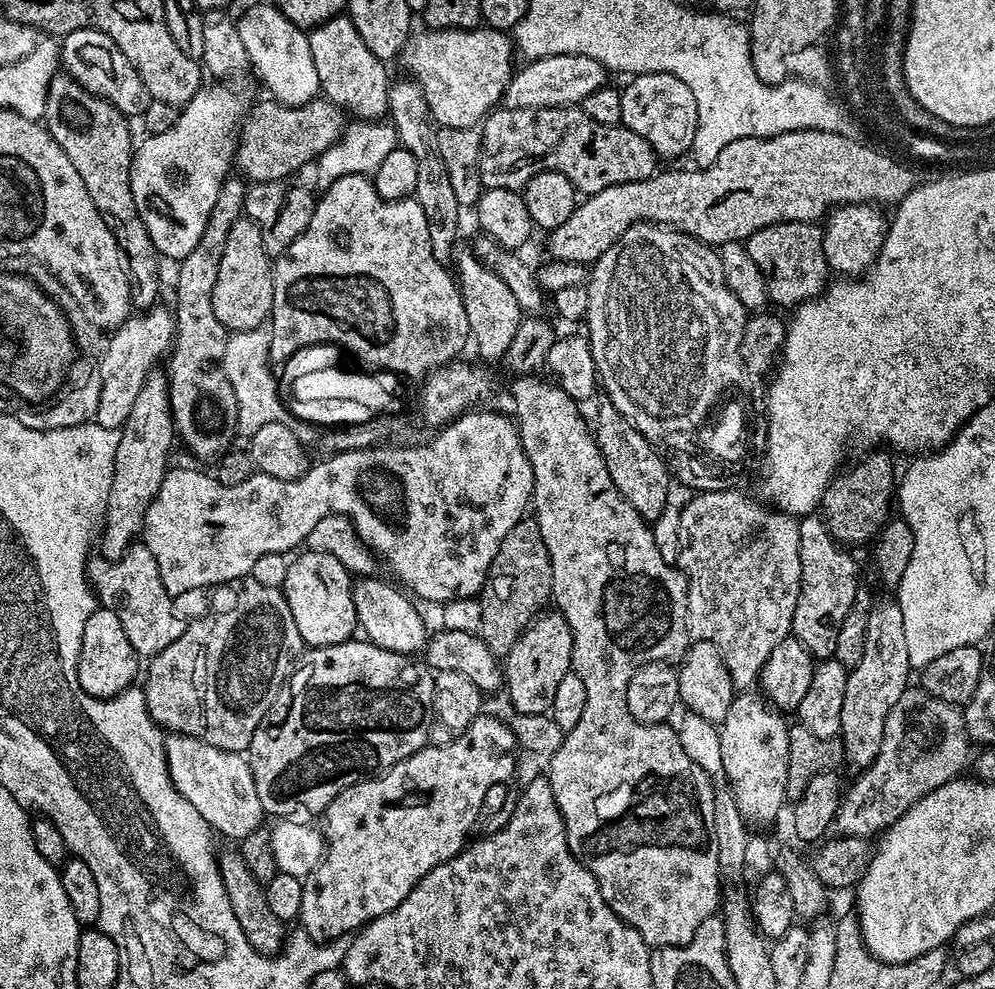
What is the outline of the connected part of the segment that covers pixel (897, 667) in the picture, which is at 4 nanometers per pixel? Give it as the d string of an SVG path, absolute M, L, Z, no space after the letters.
M895 599L880 600L867 609L866 650L862 659L848 673L846 695L842 702L842 726L840 739L844 744L844 764L853 768L853 773L866 771L878 758L882 746L882 734L894 702L910 686L908 675L913 671L910 654L906 654L906 626L902 626L902 610Z

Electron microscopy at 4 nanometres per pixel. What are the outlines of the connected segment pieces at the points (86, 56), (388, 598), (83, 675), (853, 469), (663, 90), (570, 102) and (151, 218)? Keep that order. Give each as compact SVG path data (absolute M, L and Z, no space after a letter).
M79 28L68 33L60 46L60 63L63 71L88 92L109 100L119 112L129 118L143 117L150 99L146 86L138 70L130 66L126 54L122 54L122 50L118 50L118 46L114 46L106 34L93 28Z
M364 574L352 585L352 597L359 631L379 648L385 648L391 652L416 654L416 651L419 648L421 651L426 644L424 620L420 617L419 610L411 604L413 601L395 583L392 583L393 585L383 584L382 581L375 580L376 578L375 575Z
M103 606L97 607L86 622L86 630L82 630L82 646L78 658L78 682L82 690L86 690L86 694L90 694L95 700L119 696L121 692L127 692L133 687L139 668L141 671L141 657L134 646L130 646L130 638L126 638L126 630L122 630L118 614Z
M884 450L869 451L872 453L862 457L857 464L837 471L824 492L822 512L826 517L828 529L832 537L845 546L864 544L867 540L875 541L880 535L881 528L890 519L888 511L891 508L893 511L894 493L898 487L898 472L892 469L892 464L888 461L889 453L880 451Z
M642 72L631 77L628 85L623 85L622 98L623 127L634 130L656 151L661 161L687 157L692 151L694 130L698 130L698 106L690 86L665 72Z
M554 54L528 60L525 68L517 67L506 86L502 101L505 108L571 108L583 105L586 94L605 87L606 69L594 58L582 54Z
M212 82L212 85L202 86L190 98L190 102L180 109L180 117L170 126L170 130L165 130L163 134L148 134L144 141L135 145L132 153L132 165L130 166L130 194L134 194L134 206L138 206L138 218L142 218L142 226L146 226L146 234L150 234L150 242L154 242L157 253L161 257L169 256L173 262L179 262L198 246L198 238L202 238L202 230L206 230L206 218L210 218L210 209L214 207L214 201L218 198L218 190L222 190L225 180L229 179L230 169L233 167L236 158L236 142L241 123L250 107L249 101L244 101L244 96L236 88L231 88L228 82Z

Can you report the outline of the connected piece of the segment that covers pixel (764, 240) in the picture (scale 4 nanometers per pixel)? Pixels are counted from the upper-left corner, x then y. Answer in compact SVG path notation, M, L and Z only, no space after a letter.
M786 222L766 226L748 237L746 243L750 258L754 258L754 262L758 262L758 270L762 270L764 291L771 303L773 300L791 309L806 300L816 299L829 283L830 269L824 253L824 230L815 223Z

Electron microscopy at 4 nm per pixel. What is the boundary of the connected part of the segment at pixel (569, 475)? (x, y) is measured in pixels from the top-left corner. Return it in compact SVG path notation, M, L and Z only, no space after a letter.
M535 375L516 376L512 384L512 400L516 403L514 419L518 425L520 441L524 447L526 458L532 467L534 474L534 486L532 487L531 507L534 509L534 518L538 522L538 530L542 534L542 542L546 542L546 550L550 554L550 566L552 567L552 595L556 600L555 607L564 615L570 626L572 635L572 668L582 678L586 685L586 707L582 710L582 718L578 718L578 726L574 730L564 733L562 746L558 746L558 754L550 762L547 770L547 778L550 782L550 790L554 790L554 802L558 802L558 810L562 814L562 822L566 826L566 842L568 849L574 854L574 858L594 878L600 887L600 893L605 902L614 910L619 920L623 920L629 928L638 932L640 937L648 944L649 949L681 948L690 938L694 938L694 930L706 922L706 918L717 915L722 904L722 877L720 875L718 842L715 840L715 832L718 829L718 820L714 816L714 790L711 780L702 768L698 766L686 754L676 734L659 736L657 729L650 724L643 724L630 714L630 706L626 706L626 686L638 670L646 662L676 662L687 652L690 643L688 627L686 626L686 602L688 601L688 580L679 567L673 566L666 557L660 553L656 545L656 536L651 532L649 521L644 520L638 511L622 496L618 487L611 481L610 471L606 468L606 462L599 452L593 436L593 429L589 421L580 417L581 405L571 400L558 386L551 383L543 384L535 380Z

